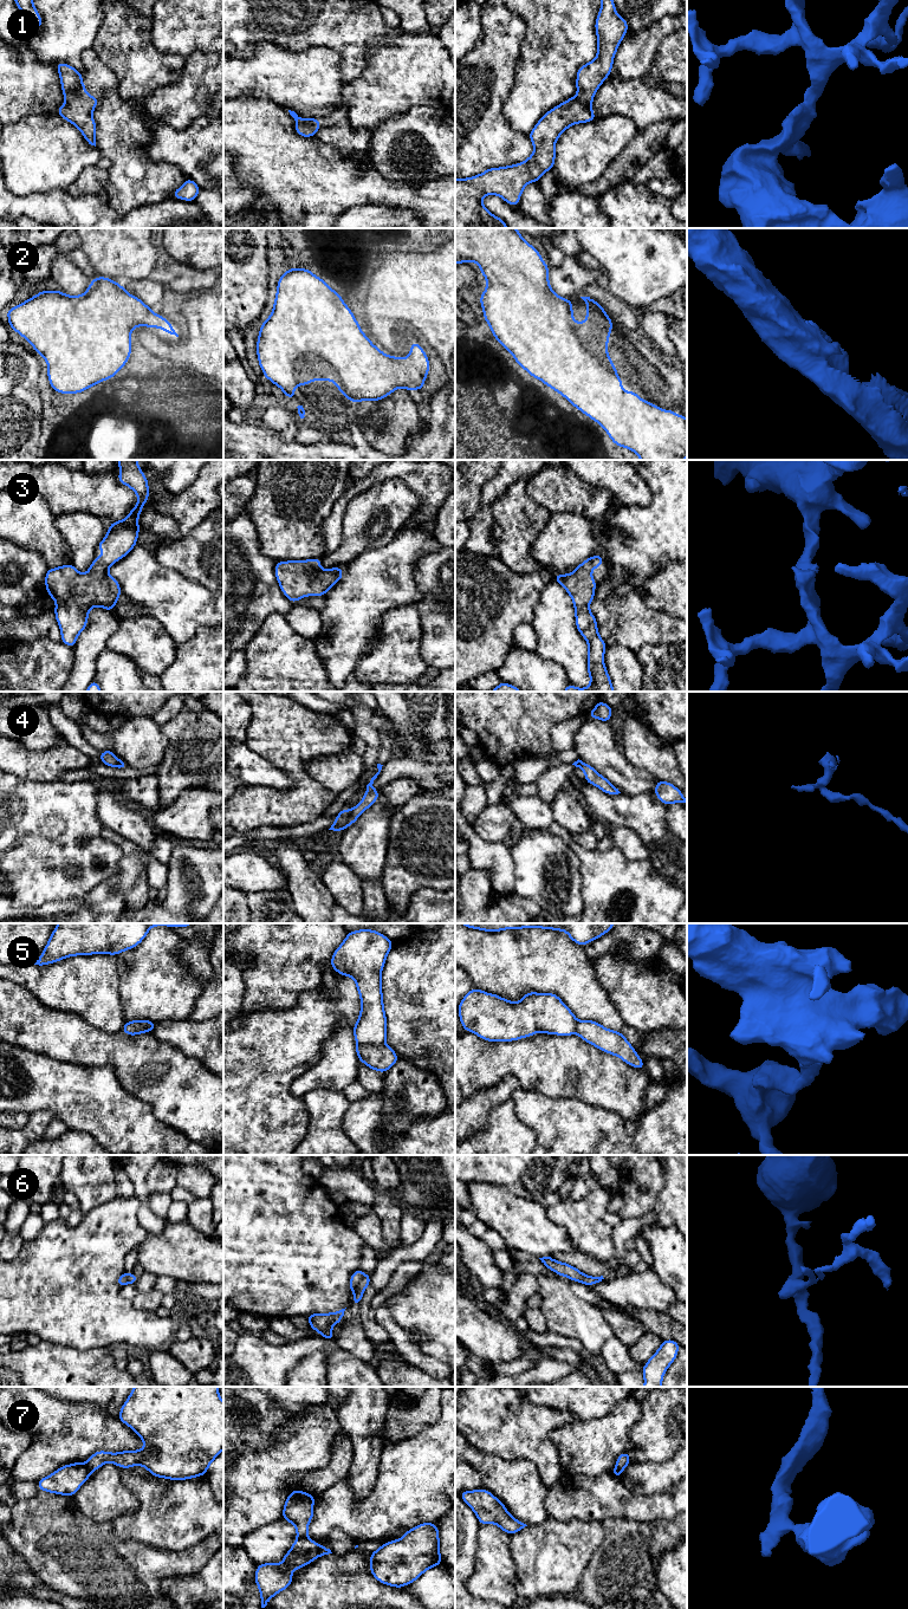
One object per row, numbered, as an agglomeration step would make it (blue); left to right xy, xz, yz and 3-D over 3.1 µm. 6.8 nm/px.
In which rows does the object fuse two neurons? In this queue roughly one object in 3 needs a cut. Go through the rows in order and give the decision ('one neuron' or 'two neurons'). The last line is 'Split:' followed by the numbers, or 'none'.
1: one neuron
2: one neuron
3: one neuron
4: two neurons
5: two neurons
6: two neurons
7: two neurons
Split: 4, 5, 6, 7

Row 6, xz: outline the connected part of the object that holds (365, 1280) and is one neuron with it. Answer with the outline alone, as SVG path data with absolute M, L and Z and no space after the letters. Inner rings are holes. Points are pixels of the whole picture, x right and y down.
M367 1274L362 1278L362 1280L359 1282L359 1284L356 1289L356 1292L355 1292L355 1296L354 1296L351 1304L354 1304L354 1305L361 1304L361 1299L362 1299L362 1296L365 1291L365 1287L370 1284L370 1278L371 1278L371 1274Z

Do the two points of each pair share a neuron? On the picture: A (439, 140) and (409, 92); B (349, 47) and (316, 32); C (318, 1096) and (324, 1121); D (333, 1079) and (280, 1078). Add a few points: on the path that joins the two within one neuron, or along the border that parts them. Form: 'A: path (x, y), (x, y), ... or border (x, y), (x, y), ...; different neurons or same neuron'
A: border (442, 106), (413, 105), (393, 117); different neurons
B: path (341, 39), (333, 32), (324, 32); same neuron
C: path (319, 1102), (324, 1107), (324, 1115); same neuron
D: border (317, 1061), (293, 1081), (290, 1089), (293, 1096); different neurons

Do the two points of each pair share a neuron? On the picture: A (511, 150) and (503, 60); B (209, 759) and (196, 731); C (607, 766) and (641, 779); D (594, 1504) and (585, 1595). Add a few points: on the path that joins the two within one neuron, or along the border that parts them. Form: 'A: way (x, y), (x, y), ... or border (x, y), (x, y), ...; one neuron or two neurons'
A: way (493, 128), (493, 83); one neuron
B: way (206, 752), (196, 738); one neuron
C: way (615, 766), (628, 779), (633, 779); one neuron
D: border (630, 1520), (605, 1518), (602, 1522); two neurons

